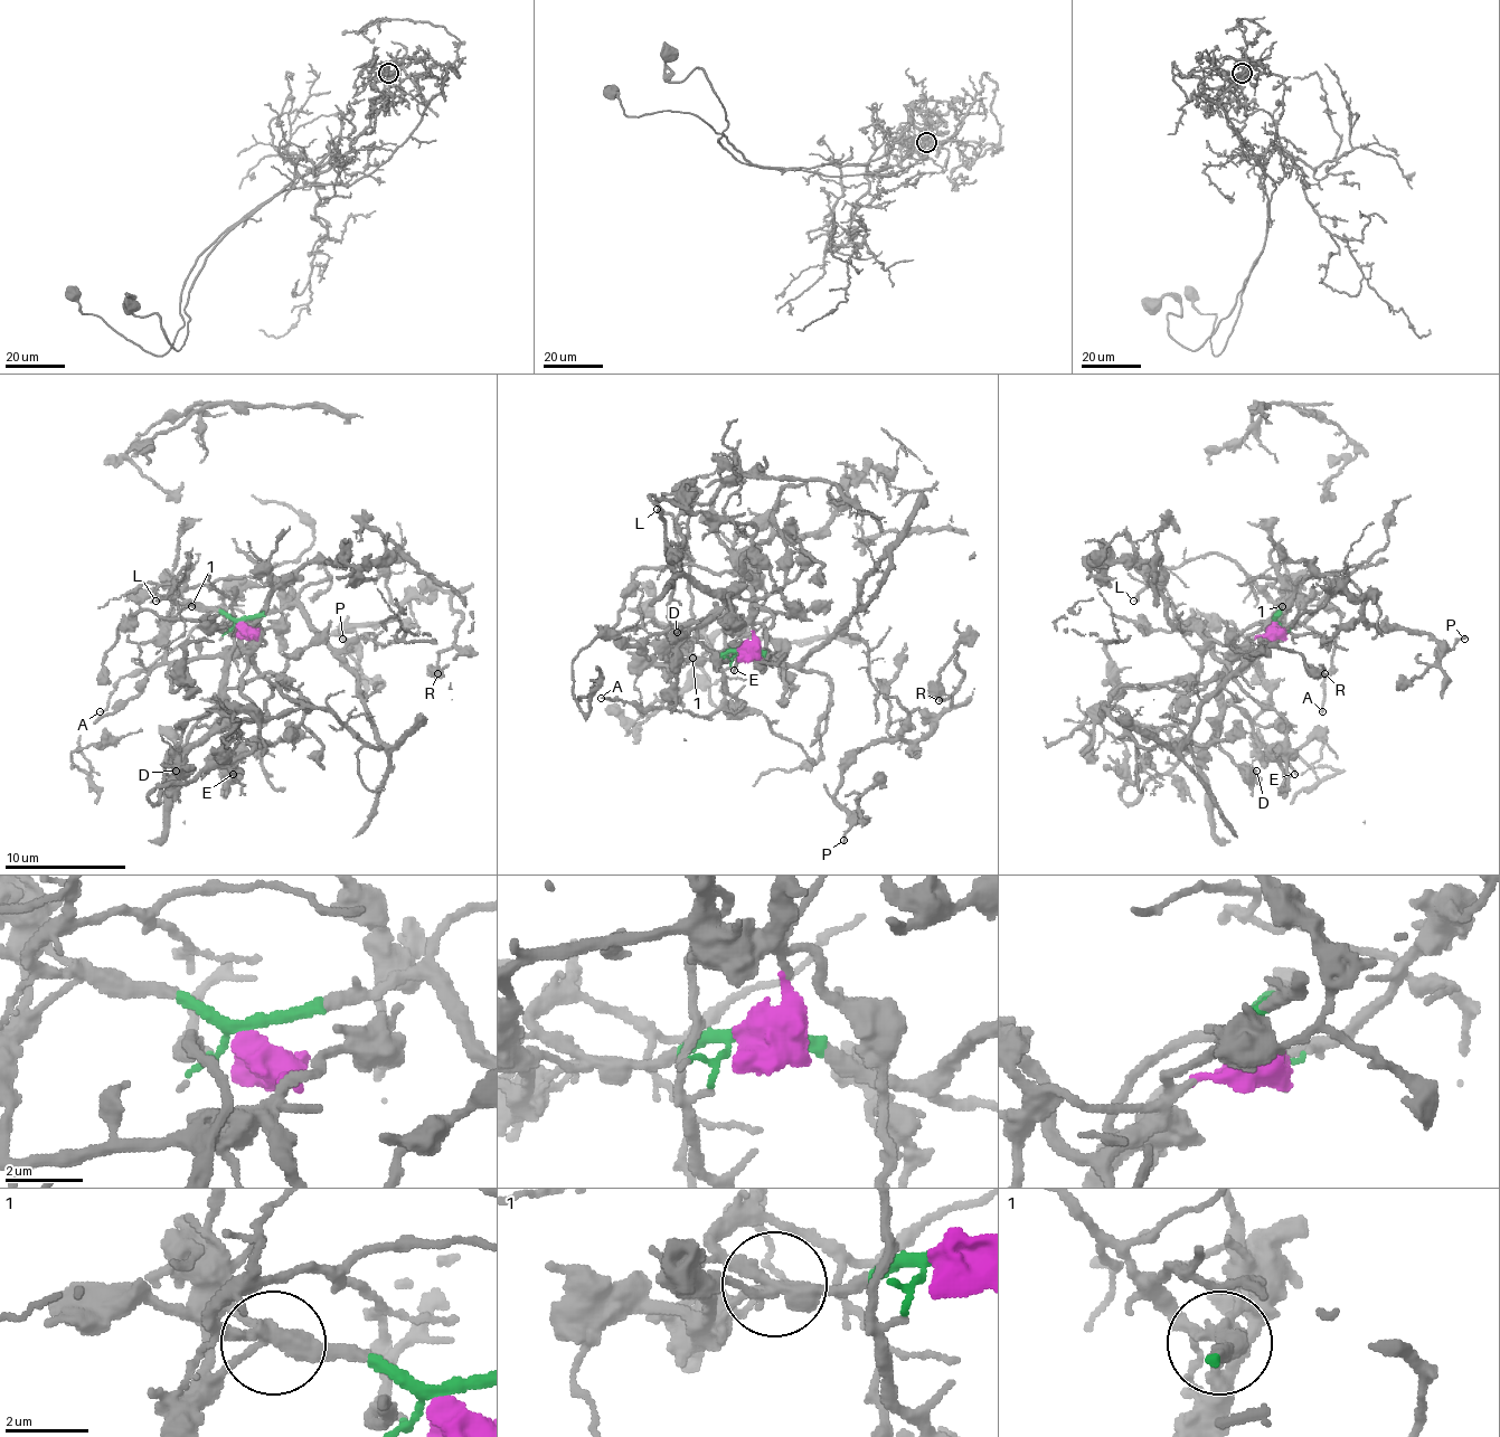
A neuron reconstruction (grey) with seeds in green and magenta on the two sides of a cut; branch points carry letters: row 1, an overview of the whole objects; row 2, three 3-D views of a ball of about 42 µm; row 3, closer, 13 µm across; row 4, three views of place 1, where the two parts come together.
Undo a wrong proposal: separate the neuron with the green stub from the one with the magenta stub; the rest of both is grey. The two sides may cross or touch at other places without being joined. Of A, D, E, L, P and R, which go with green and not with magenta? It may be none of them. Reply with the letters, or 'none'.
A, L, P, R

